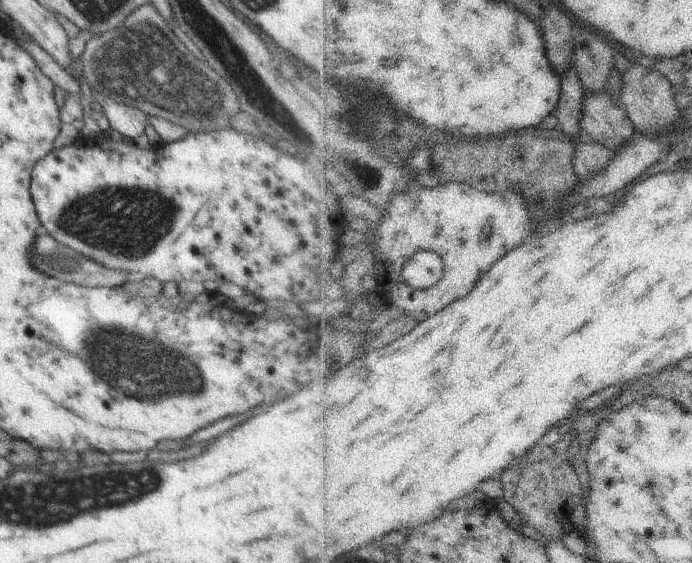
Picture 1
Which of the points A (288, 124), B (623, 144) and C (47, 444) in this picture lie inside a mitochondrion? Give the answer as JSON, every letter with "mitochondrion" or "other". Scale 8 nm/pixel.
{"A":"other","B":"other","C":"other"}

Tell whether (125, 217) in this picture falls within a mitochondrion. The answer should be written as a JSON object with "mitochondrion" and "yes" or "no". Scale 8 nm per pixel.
{"mitochondrion":"yes"}

